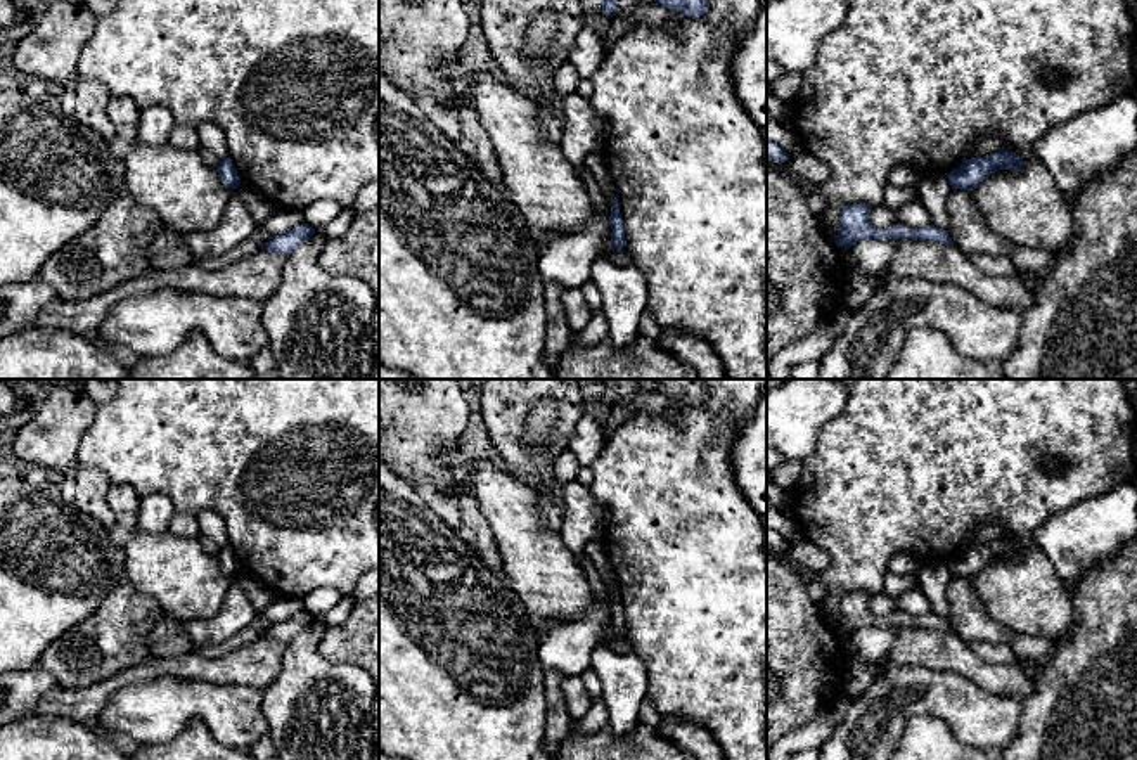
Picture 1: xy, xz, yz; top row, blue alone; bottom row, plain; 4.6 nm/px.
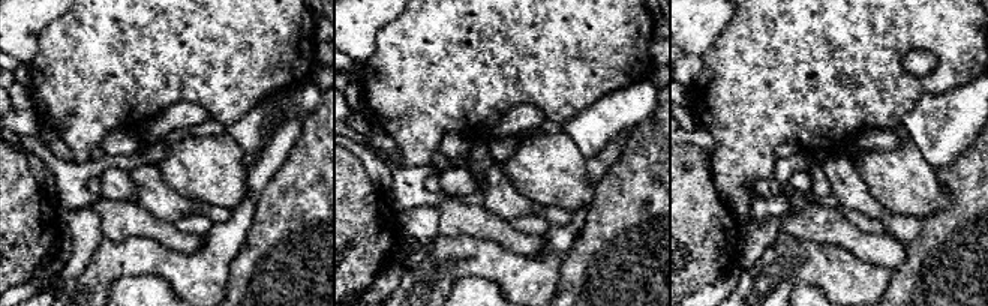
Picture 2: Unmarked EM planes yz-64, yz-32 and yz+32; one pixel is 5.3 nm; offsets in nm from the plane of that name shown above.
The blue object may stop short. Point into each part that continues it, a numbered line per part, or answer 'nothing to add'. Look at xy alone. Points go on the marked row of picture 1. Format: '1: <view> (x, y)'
nothing to add

